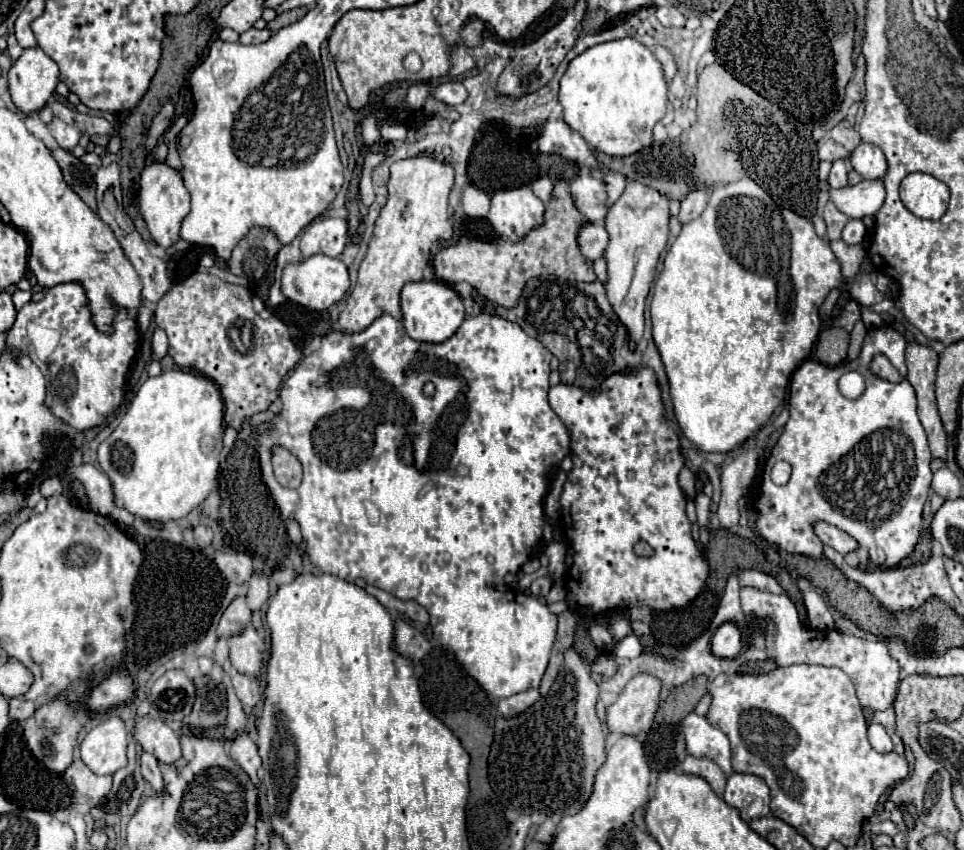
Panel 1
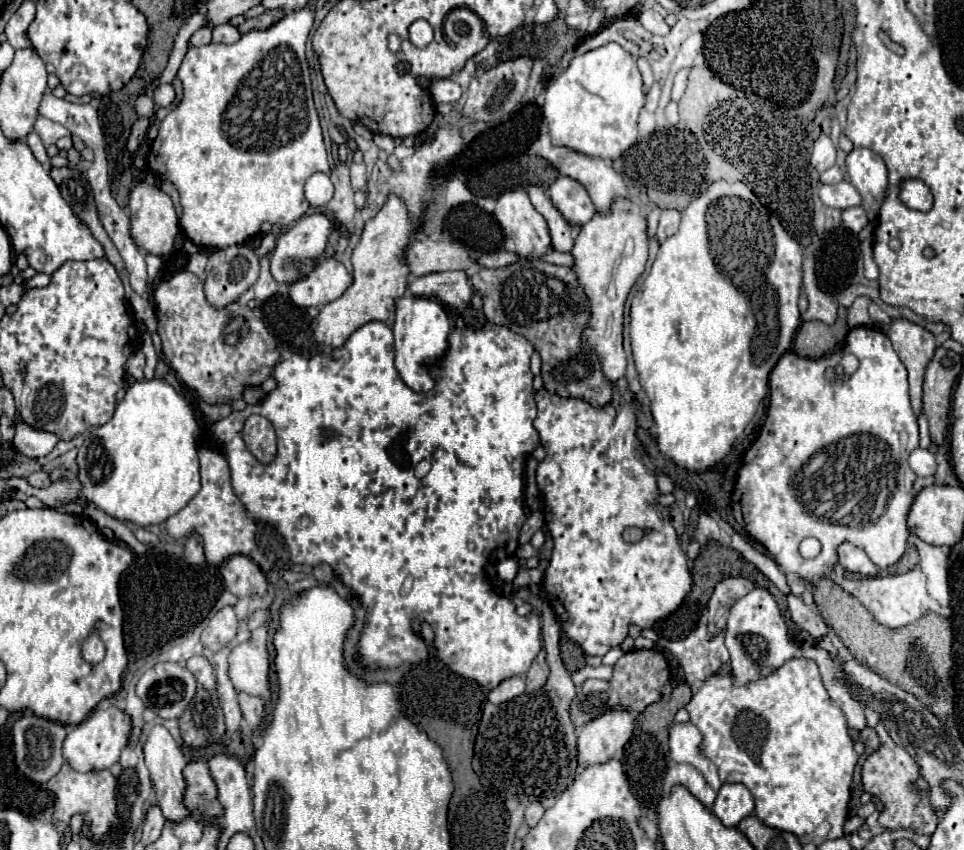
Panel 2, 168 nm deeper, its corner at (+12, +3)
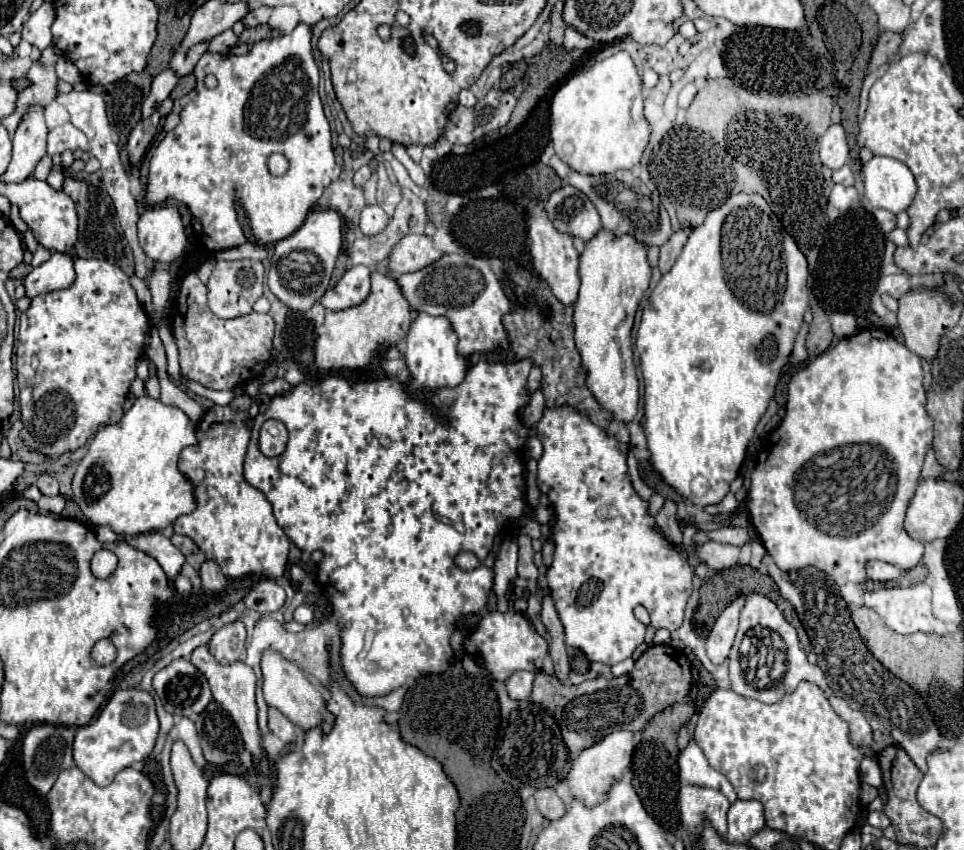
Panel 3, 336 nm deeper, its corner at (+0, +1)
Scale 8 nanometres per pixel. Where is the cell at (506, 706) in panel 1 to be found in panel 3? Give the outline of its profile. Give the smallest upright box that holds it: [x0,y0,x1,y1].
[506,672,534,700]

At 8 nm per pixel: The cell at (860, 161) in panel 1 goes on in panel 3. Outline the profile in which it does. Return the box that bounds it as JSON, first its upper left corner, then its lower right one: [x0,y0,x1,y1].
[862,156,916,214]

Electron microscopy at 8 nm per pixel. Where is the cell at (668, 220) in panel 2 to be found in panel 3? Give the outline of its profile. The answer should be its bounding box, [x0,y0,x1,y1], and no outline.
[658,230,688,274]

